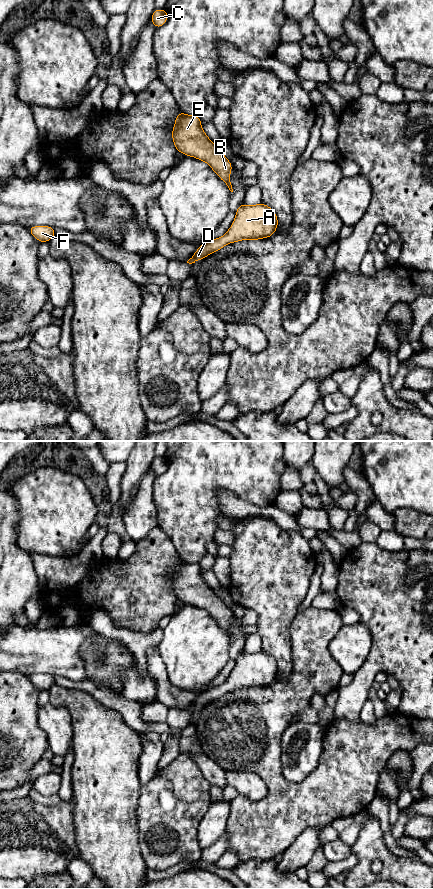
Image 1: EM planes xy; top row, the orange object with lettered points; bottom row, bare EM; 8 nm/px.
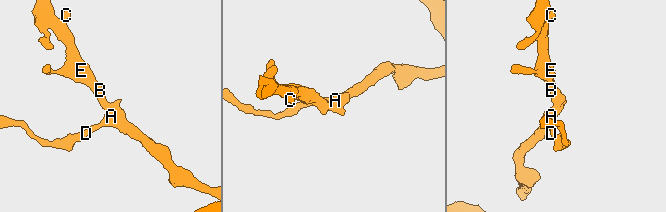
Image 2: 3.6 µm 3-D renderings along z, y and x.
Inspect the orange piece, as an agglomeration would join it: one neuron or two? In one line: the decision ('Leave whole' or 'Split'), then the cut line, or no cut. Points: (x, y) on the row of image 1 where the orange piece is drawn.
Leave whole. No split

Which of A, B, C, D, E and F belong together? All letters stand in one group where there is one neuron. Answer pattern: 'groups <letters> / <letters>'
groups A B C D E F

